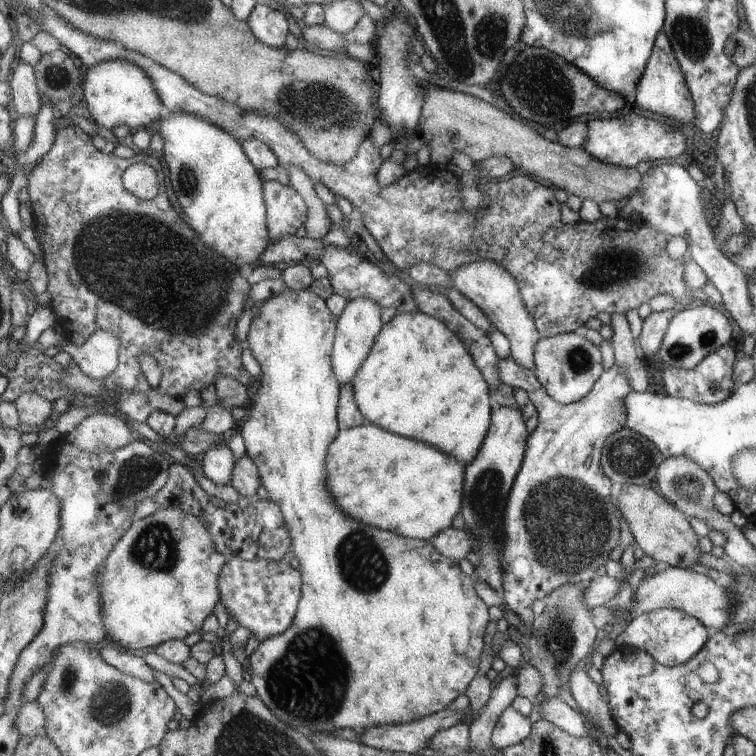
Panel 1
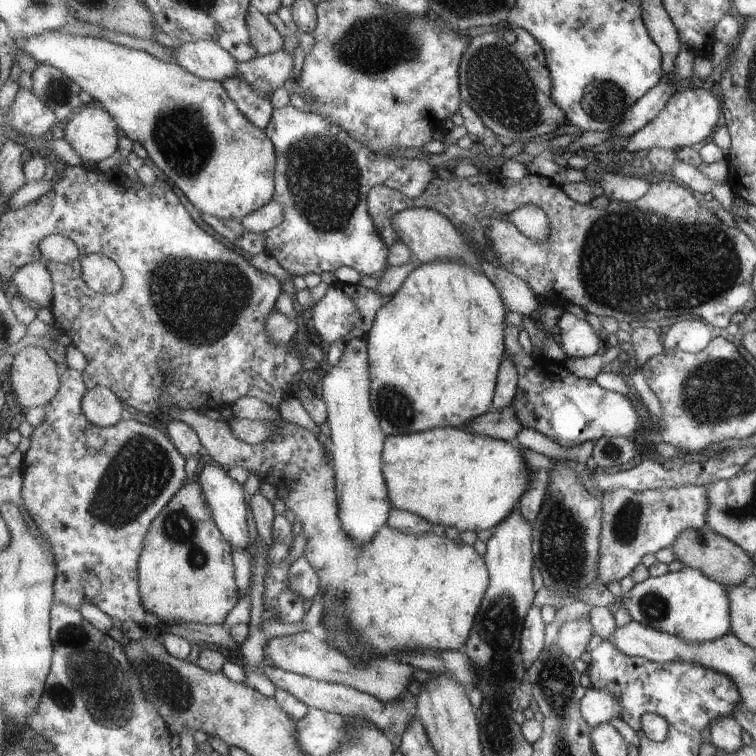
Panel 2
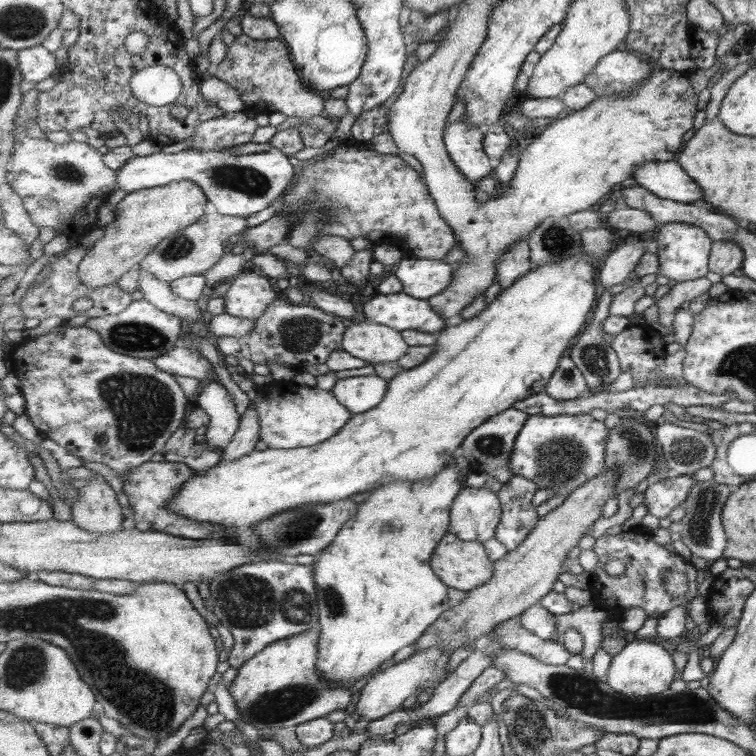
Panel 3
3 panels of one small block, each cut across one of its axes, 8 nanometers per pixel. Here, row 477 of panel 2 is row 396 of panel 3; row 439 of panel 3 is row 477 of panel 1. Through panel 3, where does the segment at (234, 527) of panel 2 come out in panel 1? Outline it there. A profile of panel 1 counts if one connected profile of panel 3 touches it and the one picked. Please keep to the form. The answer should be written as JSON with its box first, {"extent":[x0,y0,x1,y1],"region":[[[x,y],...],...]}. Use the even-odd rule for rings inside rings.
{"extent":[202,442,237,486],"region":[[[215,442],[202,456],[202,470],[207,479],[219,486],[231,485],[237,459],[233,456],[228,443]]]}

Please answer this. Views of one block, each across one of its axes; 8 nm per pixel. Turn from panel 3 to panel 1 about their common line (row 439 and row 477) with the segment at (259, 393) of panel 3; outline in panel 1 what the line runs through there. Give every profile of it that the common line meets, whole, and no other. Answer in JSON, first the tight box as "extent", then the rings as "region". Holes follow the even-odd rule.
{"extent":[240,289,489,739],"region":[[[313,289],[287,290],[283,294],[273,296],[263,302],[259,312],[251,320],[245,343],[251,350],[251,354],[261,368],[261,386],[255,394],[250,414],[244,422],[240,434],[245,442],[247,454],[259,467],[264,487],[269,498],[279,504],[283,510],[283,516],[287,520],[289,532],[293,536],[293,548],[296,558],[299,560],[303,576],[302,599],[299,603],[298,614],[295,615],[294,623],[283,634],[273,636],[265,642],[260,642],[253,651],[249,660],[251,666],[251,682],[256,688],[257,696],[267,704],[277,718],[285,720],[287,724],[303,730],[314,739],[315,734],[331,734],[337,729],[375,728],[375,726],[389,726],[389,724],[407,724],[413,720],[421,720],[425,716],[437,714],[447,709],[461,694],[465,695],[471,682],[479,674],[481,656],[485,650],[485,634],[489,626],[489,605],[479,598],[475,590],[475,576],[468,576],[459,568],[459,561],[451,557],[443,556],[431,541],[403,538],[395,532],[385,532],[381,528],[369,526],[361,520],[355,520],[347,516],[335,502],[329,488],[329,470],[327,470],[327,452],[331,444],[339,434],[339,422],[337,422],[337,408],[339,408],[339,378],[335,376],[334,342],[338,331],[339,317],[329,310],[325,298],[319,296]]]}

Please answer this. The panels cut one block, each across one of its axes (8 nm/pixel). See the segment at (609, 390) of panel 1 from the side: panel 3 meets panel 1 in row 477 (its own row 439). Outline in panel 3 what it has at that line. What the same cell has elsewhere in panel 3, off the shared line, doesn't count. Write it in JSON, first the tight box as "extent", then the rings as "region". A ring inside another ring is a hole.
{"extent":[511,414,610,492],"region":[[[535,414],[515,440],[511,471],[537,483],[539,488],[573,492],[587,481],[601,475],[607,466],[607,441],[610,430],[593,416],[543,416]]]}

